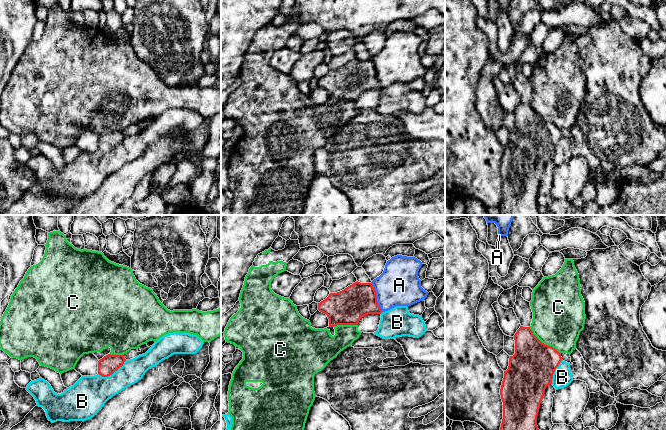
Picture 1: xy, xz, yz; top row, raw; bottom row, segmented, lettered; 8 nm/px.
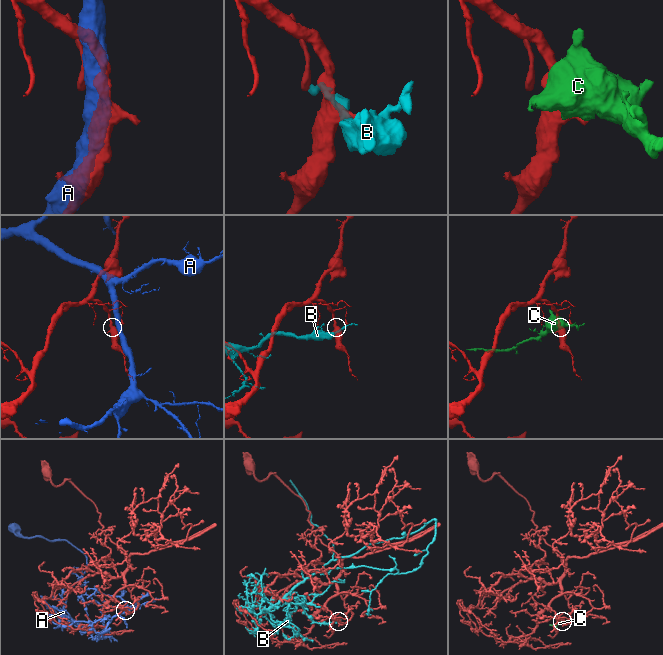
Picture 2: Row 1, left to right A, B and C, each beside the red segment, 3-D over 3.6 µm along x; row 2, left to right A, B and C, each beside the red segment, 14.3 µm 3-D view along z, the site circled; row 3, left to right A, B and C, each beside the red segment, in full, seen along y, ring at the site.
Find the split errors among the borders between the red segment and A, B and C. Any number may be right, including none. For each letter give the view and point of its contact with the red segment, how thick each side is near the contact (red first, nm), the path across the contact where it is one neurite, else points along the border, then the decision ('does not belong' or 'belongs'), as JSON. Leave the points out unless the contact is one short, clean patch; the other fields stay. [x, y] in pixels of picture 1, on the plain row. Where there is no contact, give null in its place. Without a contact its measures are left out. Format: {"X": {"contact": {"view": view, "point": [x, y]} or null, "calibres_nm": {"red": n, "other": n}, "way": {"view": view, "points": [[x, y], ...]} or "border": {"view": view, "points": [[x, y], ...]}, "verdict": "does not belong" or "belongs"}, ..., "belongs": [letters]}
{"A": {"contact": {"view": "xz", "point": [376, 73]}, "calibres_nm": {"red": 280, "other": 340}, "verdict": "does not belong"}, "B": {"contact": {"view": "xy", "point": [112, 149]}, "calibres_nm": {"red": 150, "other": 280}, "verdict": "does not belong"}, "C": {"contact": {"view": "yz", "point": [543, 119]}, "calibres_nm": {"red": 360, "other": 420}, "verdict": "does not belong"}, "belongs": []}

